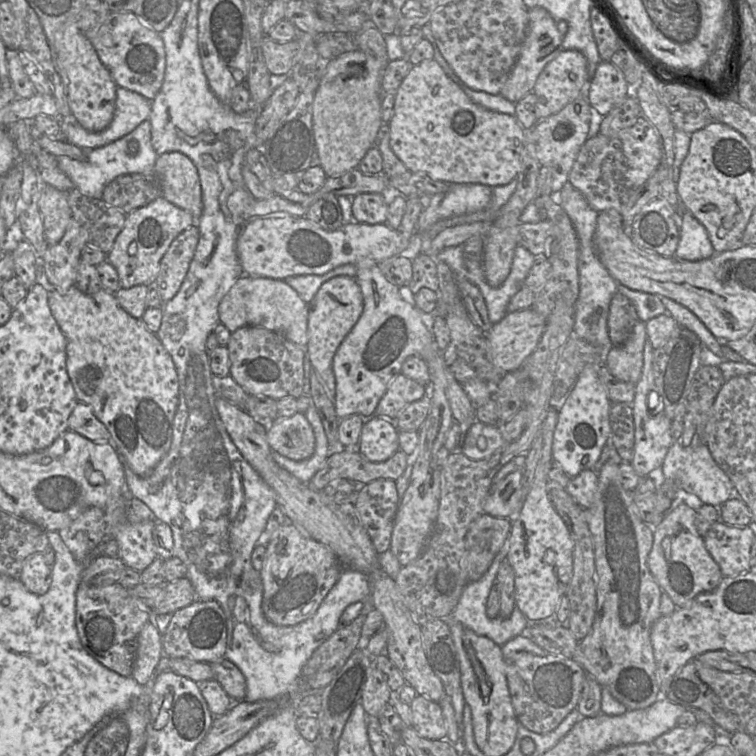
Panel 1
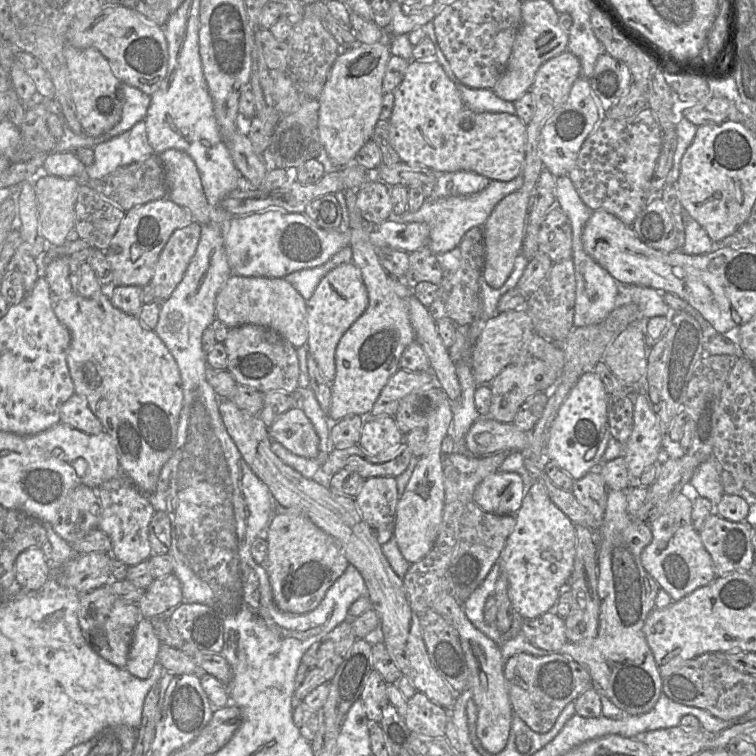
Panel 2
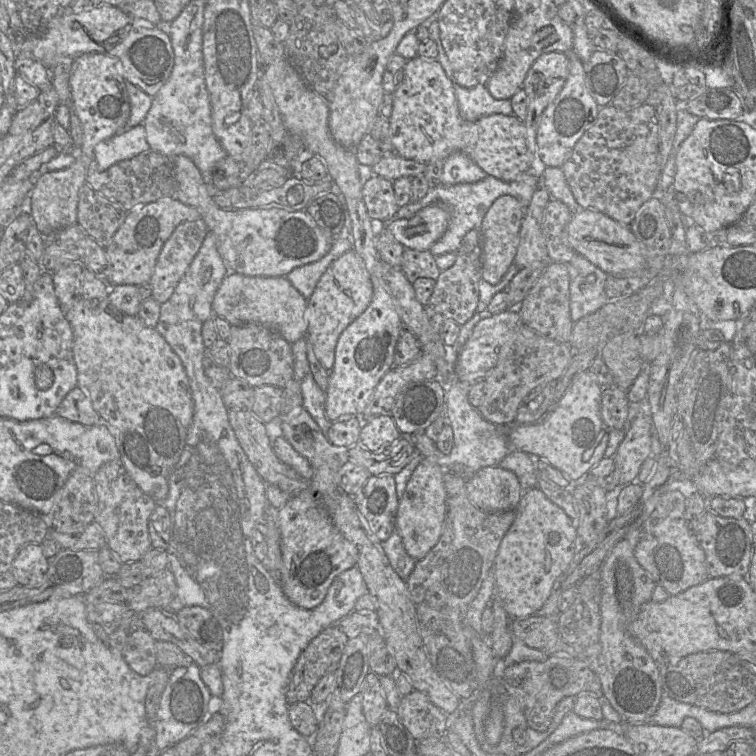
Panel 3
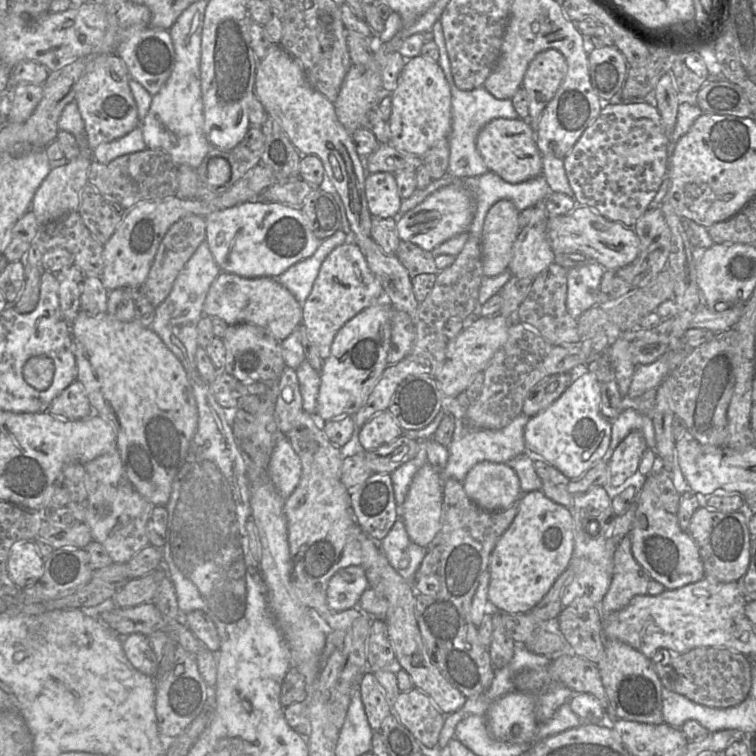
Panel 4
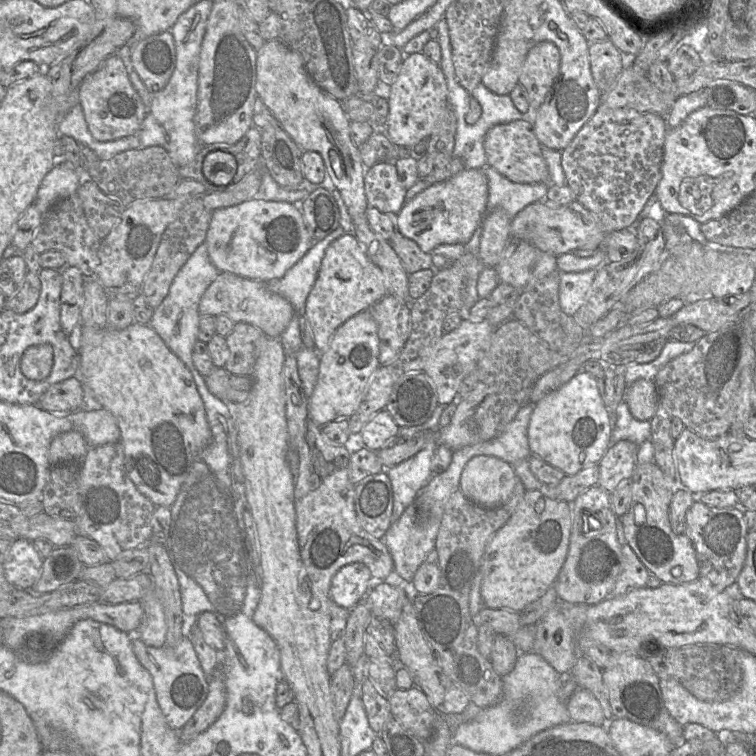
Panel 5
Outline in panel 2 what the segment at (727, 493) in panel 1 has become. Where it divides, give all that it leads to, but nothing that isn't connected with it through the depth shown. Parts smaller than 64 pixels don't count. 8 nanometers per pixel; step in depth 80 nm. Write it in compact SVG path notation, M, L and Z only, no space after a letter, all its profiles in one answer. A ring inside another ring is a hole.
M709 458L701 463L689 482L695 487L699 496L708 499L716 509L716 505L725 494L721 482L721 466L716 459Z

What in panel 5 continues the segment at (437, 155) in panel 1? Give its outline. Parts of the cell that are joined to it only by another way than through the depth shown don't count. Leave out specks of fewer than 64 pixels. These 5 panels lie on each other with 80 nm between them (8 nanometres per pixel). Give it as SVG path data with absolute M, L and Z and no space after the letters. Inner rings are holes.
M402 51L402 66L395 83L390 86L388 105L385 132L394 145L411 149L421 140L429 138L437 124L443 119L444 111L448 107L448 89L440 66L422 52L408 55ZM516 120L506 124L493 126L485 135L484 149L487 164L501 173L509 180L516 183L548 182L549 170L542 154L542 145L535 135L534 126L526 120Z

